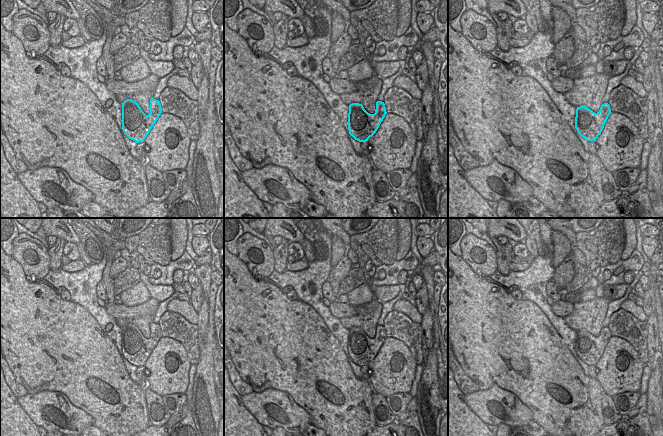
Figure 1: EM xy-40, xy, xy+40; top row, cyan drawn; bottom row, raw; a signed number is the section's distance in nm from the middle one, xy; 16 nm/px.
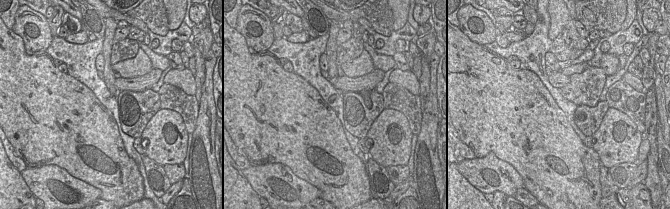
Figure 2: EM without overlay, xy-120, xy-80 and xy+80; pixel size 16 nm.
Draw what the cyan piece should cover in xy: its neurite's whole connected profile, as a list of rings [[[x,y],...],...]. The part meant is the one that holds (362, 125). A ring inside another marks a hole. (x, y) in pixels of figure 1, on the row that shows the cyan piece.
[[[382,101],[376,102],[374,114],[368,113],[362,104],[350,104],[347,122],[349,134],[359,142],[368,141],[376,133],[386,114]]]

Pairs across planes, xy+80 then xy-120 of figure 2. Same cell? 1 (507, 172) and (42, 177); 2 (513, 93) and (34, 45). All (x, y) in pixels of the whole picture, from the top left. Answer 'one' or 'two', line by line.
1: one
2: two

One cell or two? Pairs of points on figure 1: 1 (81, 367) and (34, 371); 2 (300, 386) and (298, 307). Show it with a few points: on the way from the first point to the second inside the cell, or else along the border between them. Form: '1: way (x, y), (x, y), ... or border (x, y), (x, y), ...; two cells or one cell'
1: way (69, 367), (58, 371), (46, 371); one cell
2: way (302, 366), (300, 327); one cell

